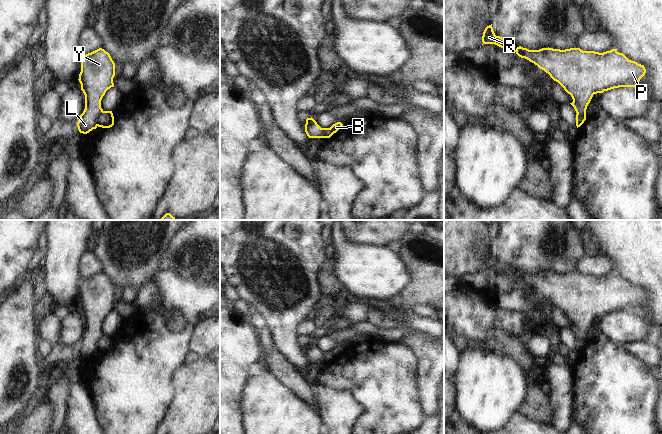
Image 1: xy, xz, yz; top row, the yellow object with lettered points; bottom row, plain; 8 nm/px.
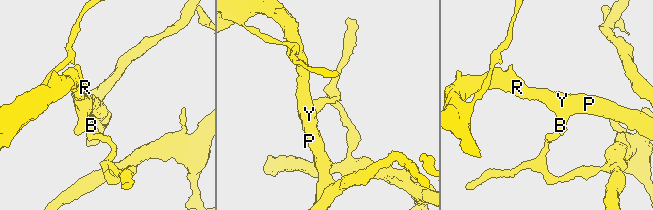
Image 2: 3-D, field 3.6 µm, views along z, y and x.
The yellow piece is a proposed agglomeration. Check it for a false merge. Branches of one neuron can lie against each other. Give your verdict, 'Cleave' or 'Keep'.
Cleave

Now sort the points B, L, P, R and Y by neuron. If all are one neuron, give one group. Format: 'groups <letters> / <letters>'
groups B / L P R Y

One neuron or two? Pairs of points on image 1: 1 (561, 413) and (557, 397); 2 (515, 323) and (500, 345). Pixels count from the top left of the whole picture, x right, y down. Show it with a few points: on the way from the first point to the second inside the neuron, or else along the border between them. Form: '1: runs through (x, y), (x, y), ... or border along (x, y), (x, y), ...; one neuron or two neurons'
1: runs through (561, 409), (561, 401); one neuron
2: border along (485, 338), (488, 330), (495, 328), (525, 340); two neurons

